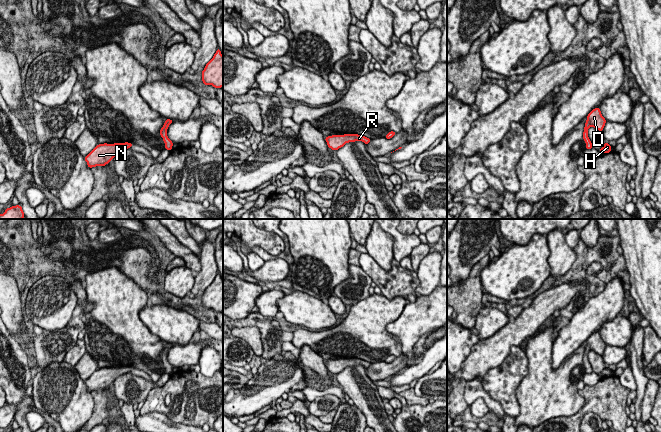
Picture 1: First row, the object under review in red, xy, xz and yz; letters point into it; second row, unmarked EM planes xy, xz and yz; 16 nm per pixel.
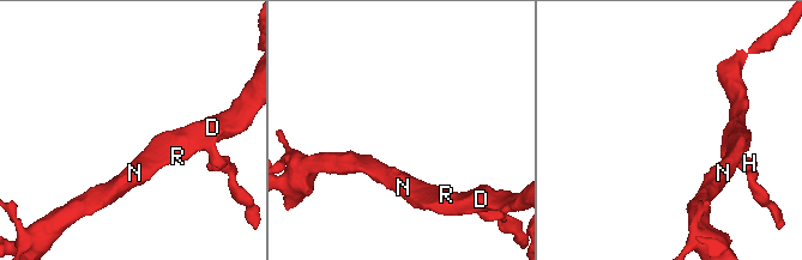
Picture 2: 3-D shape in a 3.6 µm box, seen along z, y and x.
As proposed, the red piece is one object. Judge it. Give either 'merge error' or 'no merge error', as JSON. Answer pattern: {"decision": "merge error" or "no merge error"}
{"decision": "no merge error"}

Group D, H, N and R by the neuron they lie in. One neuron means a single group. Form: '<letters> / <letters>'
D H N R

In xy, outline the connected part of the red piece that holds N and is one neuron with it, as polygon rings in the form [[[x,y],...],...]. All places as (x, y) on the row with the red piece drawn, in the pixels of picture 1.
[[[114,143],[114,144],[98,144],[87,156],[85,161],[89,168],[96,166],[105,166],[115,155],[122,150],[128,149],[132,146],[132,143]]]

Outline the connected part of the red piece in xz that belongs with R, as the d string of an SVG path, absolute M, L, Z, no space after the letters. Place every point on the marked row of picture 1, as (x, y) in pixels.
M344 134L327 136L325 141L327 142L329 148L332 150L338 150L349 142L362 141L367 145L371 139L358 134Z

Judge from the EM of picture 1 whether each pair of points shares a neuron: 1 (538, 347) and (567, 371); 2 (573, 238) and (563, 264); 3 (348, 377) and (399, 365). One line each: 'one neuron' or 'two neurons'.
1: one neuron
2: two neurons
3: two neurons

